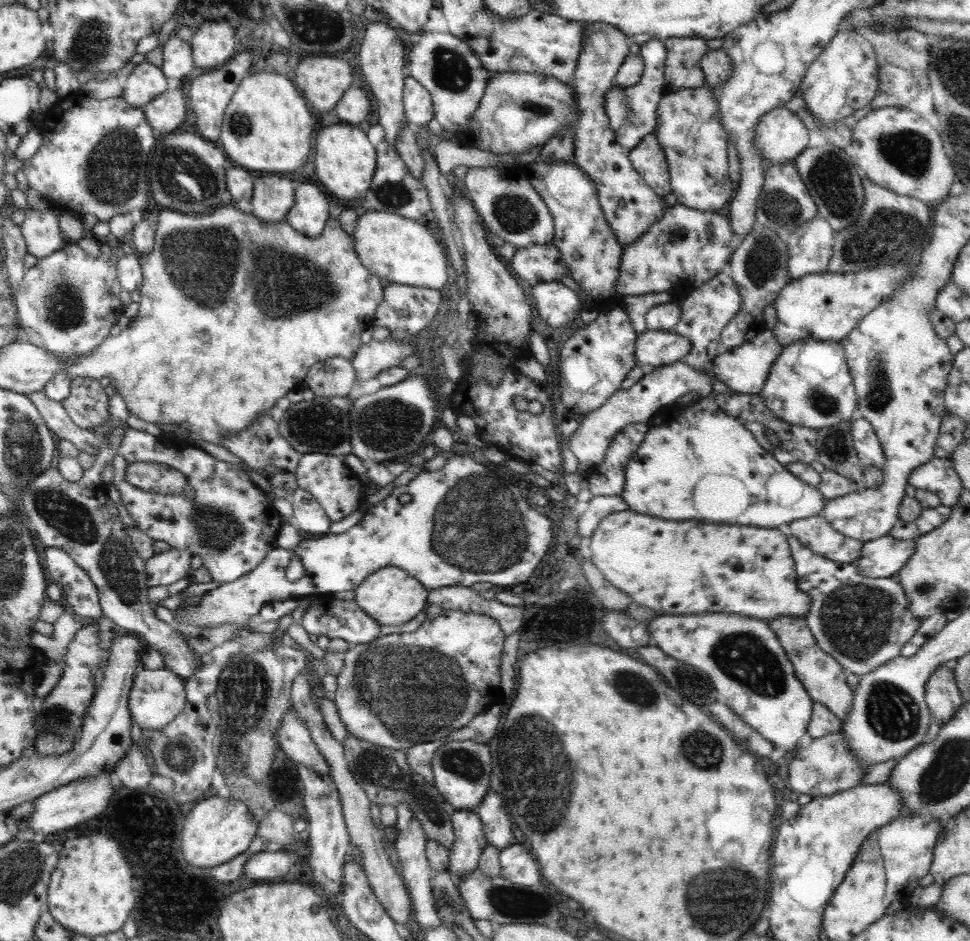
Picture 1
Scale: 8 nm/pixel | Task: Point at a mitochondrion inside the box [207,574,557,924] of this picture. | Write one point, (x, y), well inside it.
(415, 692)

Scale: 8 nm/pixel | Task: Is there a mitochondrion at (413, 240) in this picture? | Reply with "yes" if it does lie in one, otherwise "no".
no

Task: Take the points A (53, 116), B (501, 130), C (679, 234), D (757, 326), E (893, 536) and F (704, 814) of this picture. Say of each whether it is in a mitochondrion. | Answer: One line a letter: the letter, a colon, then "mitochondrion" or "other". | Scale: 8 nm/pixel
A: other
B: other
C: mitochondrion
D: other
E: other
F: other

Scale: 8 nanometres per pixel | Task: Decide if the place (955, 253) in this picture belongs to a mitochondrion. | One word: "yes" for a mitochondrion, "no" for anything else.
no

